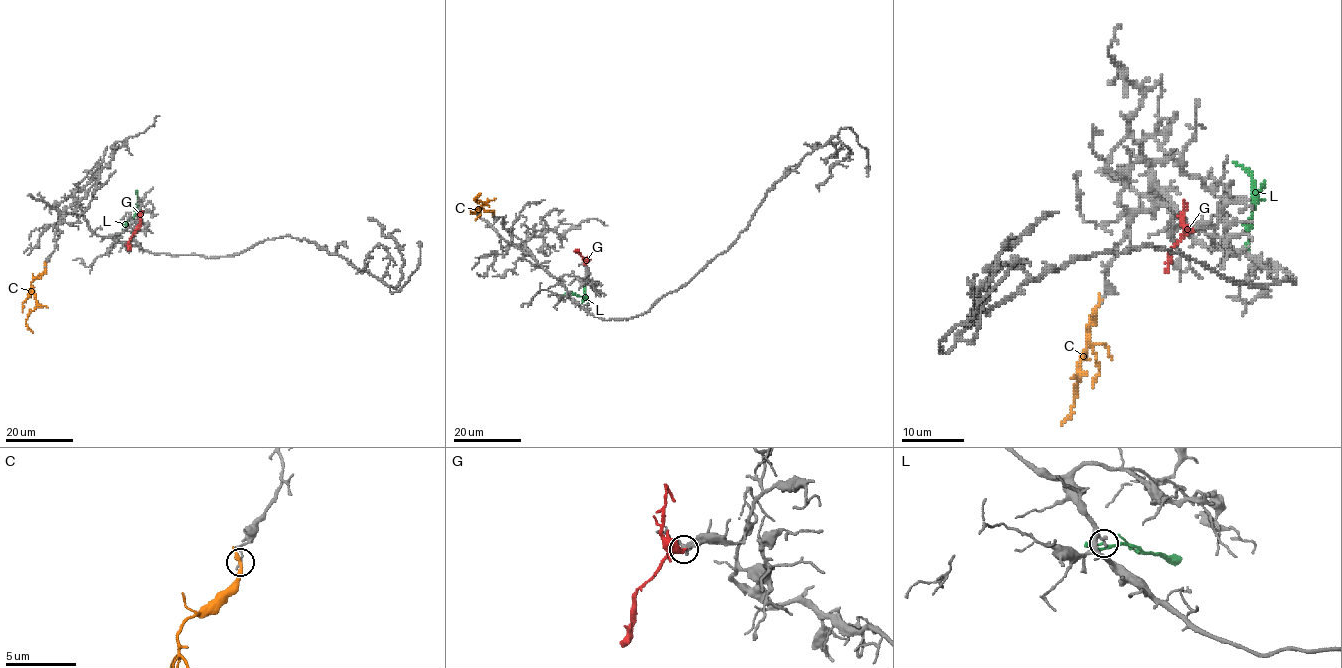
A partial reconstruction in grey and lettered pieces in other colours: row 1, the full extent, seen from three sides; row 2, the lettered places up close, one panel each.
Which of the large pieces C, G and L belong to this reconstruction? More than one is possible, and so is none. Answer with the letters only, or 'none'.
none

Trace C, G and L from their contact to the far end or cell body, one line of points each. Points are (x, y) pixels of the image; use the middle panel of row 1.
C: (493, 214), (479, 207), (484, 202), (473, 199), (481, 193)
G: (584, 264), (576, 248)
L: (569, 293), (585, 297), (585, 287)

